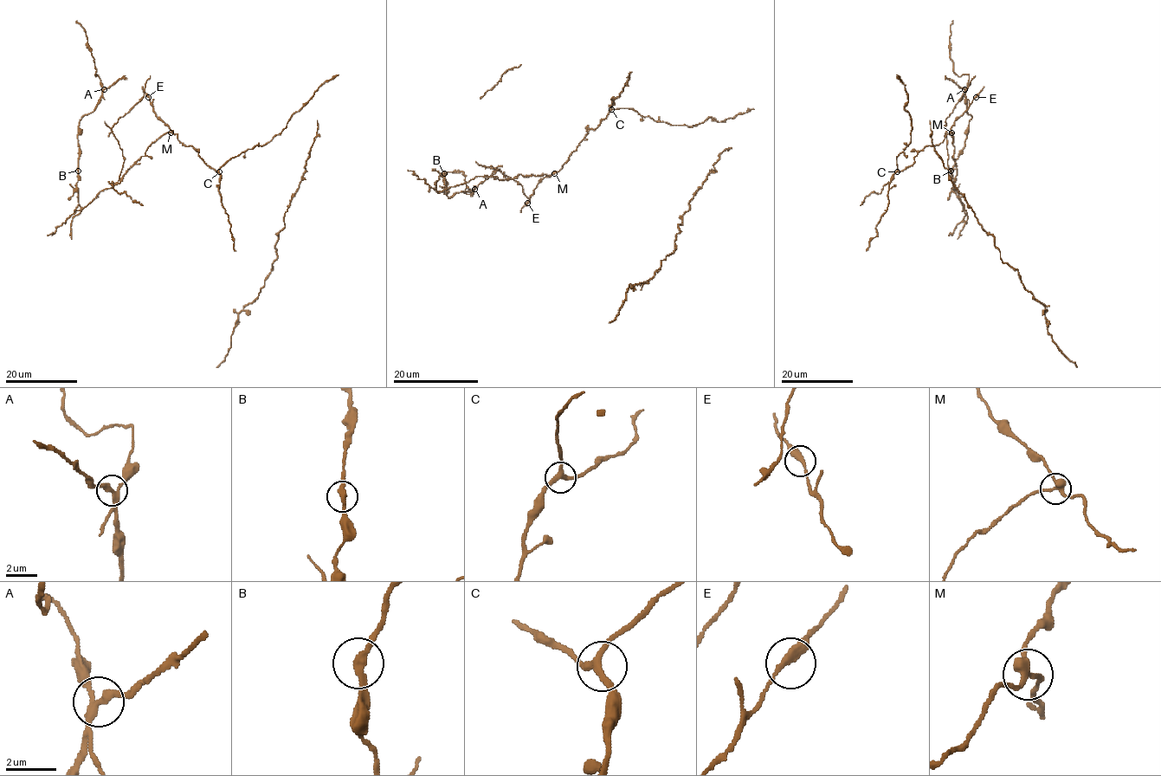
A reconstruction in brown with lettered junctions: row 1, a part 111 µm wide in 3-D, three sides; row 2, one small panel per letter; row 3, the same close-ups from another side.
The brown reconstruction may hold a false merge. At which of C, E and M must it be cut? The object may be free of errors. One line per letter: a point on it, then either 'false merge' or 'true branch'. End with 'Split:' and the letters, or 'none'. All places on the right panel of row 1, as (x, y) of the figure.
C: at (897, 171); true branch
E: at (976, 97); true branch
M: at (951, 132); false merge
Split: M

